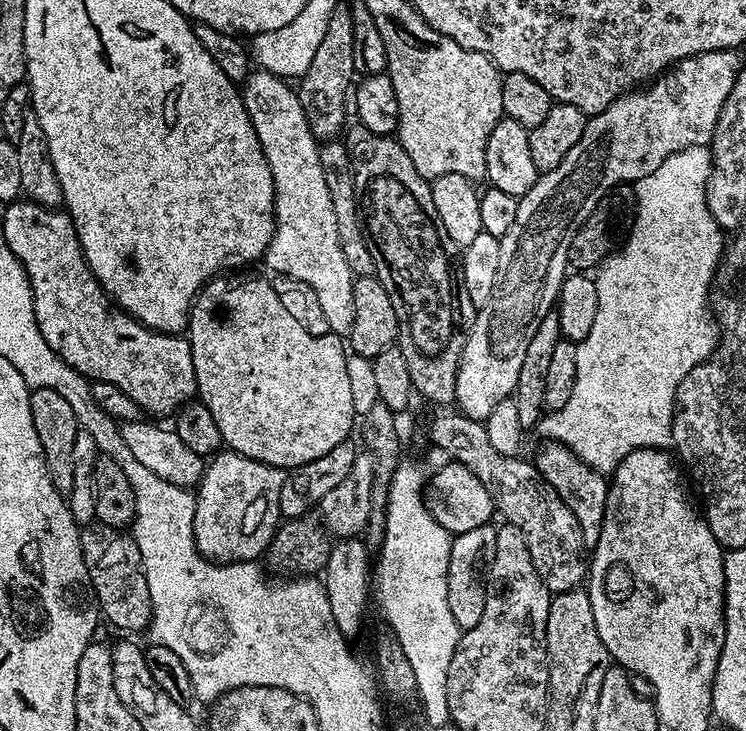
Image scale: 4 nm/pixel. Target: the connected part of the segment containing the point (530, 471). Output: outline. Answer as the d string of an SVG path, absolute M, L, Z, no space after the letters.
M463 414L455 415L440 416L429 426L431 447L444 448L449 461L466 466L466 470L486 486L495 511L499 515L501 512L507 523L522 530L534 570L538 570L549 592L568 592L571 588L581 587L590 571L590 560L584 547L584 532L570 506L566 506L554 486L542 478L531 459L522 460L519 455L507 457L498 453L481 421Z

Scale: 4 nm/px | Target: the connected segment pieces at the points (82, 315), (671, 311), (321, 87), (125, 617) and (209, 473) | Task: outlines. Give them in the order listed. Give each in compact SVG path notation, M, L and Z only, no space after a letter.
M27 198L9 203L5 208L8 209L4 212L2 231L6 234L10 250L28 271L38 330L42 330L42 338L50 342L50 350L54 350L54 354L58 354L66 366L87 376L89 381L101 380L110 382L110 386L118 386L122 394L138 402L141 413L153 412L156 416L171 417L189 403L197 395L190 342L180 334L156 332L153 328L147 328L112 302L94 278L82 254L74 222L68 217L67 211L43 208L41 204L33 204Z
M690 146L681 152L670 154L654 174L646 174L640 190L636 193L636 216L632 220L632 227L628 229L626 239L623 241L622 250L613 251L612 255L606 257L595 269L594 279L598 290L598 314L594 317L594 326L586 338L576 344L576 357L578 366L576 367L576 377L574 378L574 394L570 394L570 402L562 406L562 410L548 412L538 425L538 432L541 432L548 442L564 444L575 456L584 460L595 472L601 474L611 474L626 458L628 454L639 448L659 448L667 449L672 444L672 416L676 413L676 391L678 386L688 375L699 369L702 362L713 359L711 352L717 351L722 340L722 332L718 327L717 317L710 307L710 296L712 280L716 276L716 267L721 267L722 257L726 252L725 229L720 227L720 223L710 214L708 203L706 202L706 186L712 173L710 167L710 152L705 146Z
M340 2L337 3L334 14L330 14L330 26L326 26L326 35L318 45L314 59L310 61L310 70L306 70L306 74L298 80L302 110L317 141L327 142L341 135L345 127L344 95L347 92L349 95L352 76L354 77L354 24L348 4Z
M93 522L80 529L80 545L82 558L88 567L88 583L92 585L96 603L105 621L109 620L116 628L125 628L125 633L136 634L149 627L152 622L152 603L150 602L150 586L146 586L146 574L142 554L138 550L135 538L127 531L111 528L99 522Z
M231 450L218 452L209 461L194 492L196 549L217 564L259 561L267 553L272 536L282 520L280 491L285 479L285 471L281 468L246 458Z

